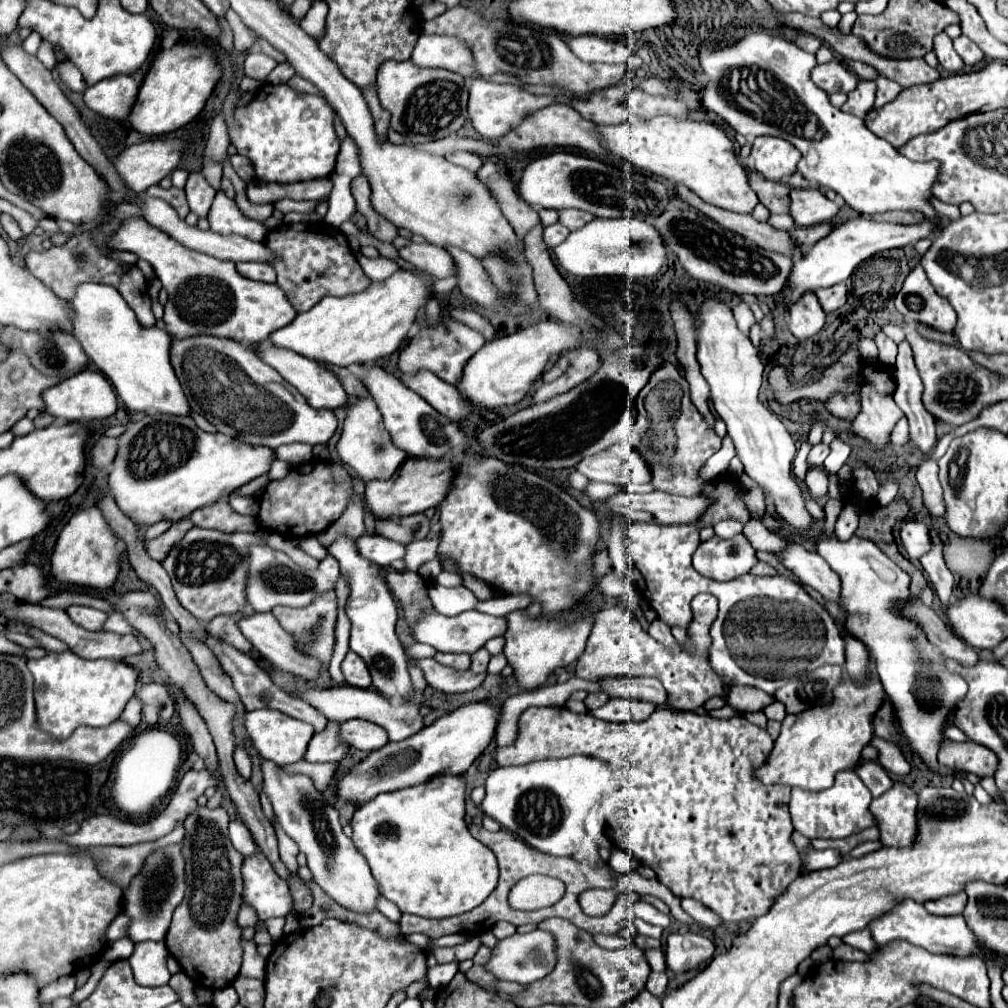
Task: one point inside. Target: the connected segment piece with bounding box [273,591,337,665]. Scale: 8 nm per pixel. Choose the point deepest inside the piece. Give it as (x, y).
(312, 626)

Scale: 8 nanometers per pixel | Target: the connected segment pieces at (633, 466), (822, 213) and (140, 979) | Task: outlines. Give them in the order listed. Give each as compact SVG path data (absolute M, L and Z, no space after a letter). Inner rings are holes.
M617 443L617 445L611 445L587 459L583 459L581 463L575 465L575 469L579 473L583 473L587 479L591 481L605 481L605 483L615 483L615 485L629 485L629 479L633 483L649 483L651 481L651 469L649 465L637 455L637 451L629 451L625 445Z
M791 189L789 199L789 215L797 227L831 221L839 211L839 203L827 199L819 189Z
M147 941L147 943L139 943L135 945L133 955L129 957L135 981L139 985L165 985L169 983L171 973L165 967L165 957L167 957L167 947L165 943L155 943L155 941Z

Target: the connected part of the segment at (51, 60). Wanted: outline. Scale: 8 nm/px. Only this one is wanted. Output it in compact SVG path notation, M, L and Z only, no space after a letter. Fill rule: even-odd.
M42 40L41 45L37 52L37 58L47 67L52 70L56 64L57 59L55 56L53 45L46 40Z

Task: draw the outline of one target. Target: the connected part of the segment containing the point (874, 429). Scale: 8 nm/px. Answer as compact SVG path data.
M863 385L859 389L859 401L859 415L853 423L849 423L847 431L877 447L889 445L889 433L895 427L895 421L903 417L903 411L891 395L881 395L871 385Z

